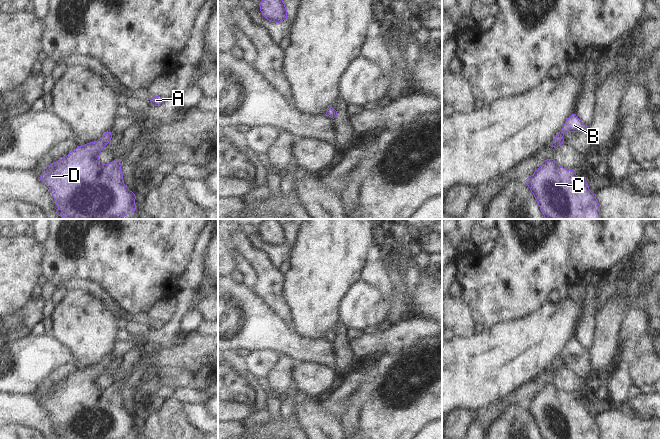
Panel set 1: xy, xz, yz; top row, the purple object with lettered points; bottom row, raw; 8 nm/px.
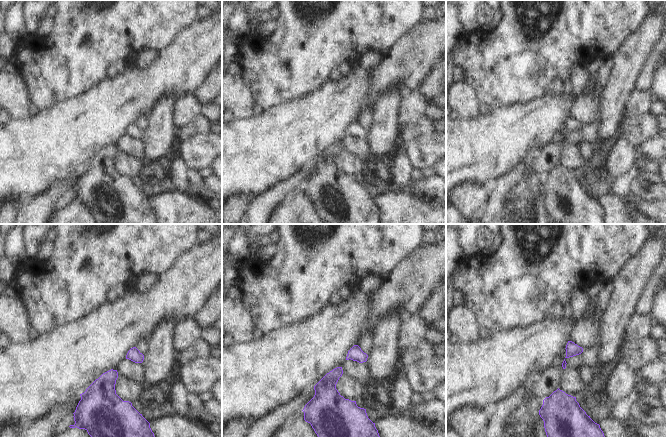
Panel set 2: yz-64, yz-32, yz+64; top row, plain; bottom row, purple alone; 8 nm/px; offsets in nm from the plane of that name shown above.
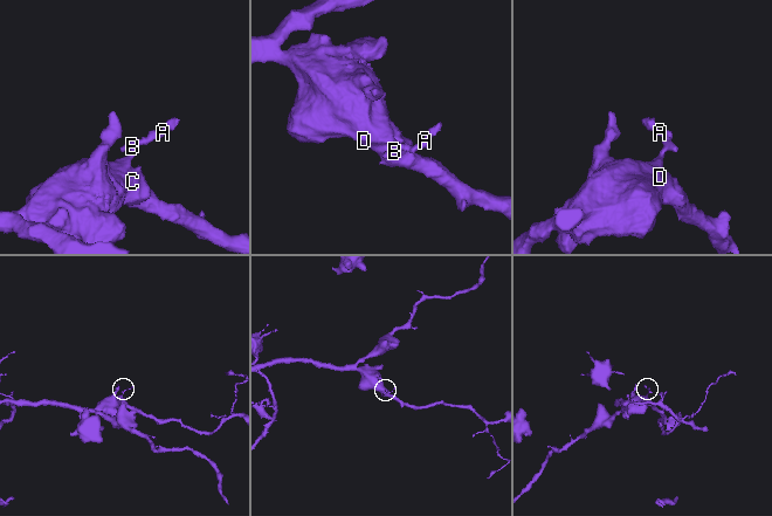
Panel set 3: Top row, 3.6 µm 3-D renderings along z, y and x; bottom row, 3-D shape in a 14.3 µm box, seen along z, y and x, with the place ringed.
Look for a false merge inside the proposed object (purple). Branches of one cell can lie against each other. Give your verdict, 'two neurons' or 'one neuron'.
one neuron

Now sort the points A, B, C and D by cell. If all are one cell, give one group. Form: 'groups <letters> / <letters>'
groups A B C D

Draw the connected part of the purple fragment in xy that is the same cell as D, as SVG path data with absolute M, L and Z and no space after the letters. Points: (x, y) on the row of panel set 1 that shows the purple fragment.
M106 132L97 141L77 146L67 156L44 169L39 178L52 193L58 216L69 219L120 219L134 213L136 196L124 184L120 159L108 164L99 160L102 149L111 138L111 132Z

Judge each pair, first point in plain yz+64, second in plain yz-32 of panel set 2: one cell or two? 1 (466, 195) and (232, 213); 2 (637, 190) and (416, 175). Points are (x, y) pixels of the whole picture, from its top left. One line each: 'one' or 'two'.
1: one
2: two

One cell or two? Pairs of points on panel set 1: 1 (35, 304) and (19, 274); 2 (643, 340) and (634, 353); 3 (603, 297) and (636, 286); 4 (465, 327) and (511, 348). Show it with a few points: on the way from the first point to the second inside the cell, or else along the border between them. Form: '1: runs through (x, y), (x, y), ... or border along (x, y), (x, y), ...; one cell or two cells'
1: border along (32, 299), (20, 311); two cells
2: runs through (643, 343), (636, 350); one cell
3: runs through (611, 289), (614, 286), (628, 286); one cell
4: border along (475, 333), (468, 337), (455, 337); two cells

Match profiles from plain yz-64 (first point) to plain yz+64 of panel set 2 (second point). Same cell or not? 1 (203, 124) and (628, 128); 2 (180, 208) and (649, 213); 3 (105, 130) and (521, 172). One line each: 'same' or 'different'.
1: same
2: same
3: different

